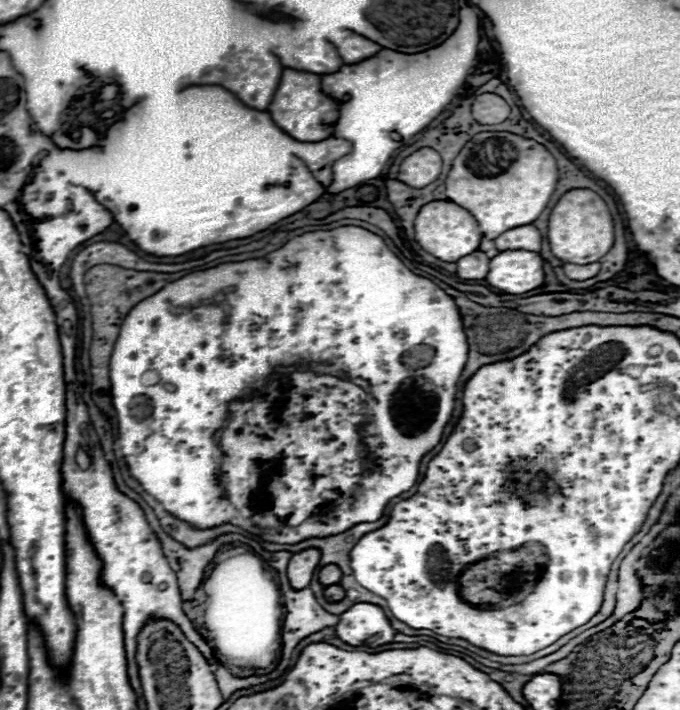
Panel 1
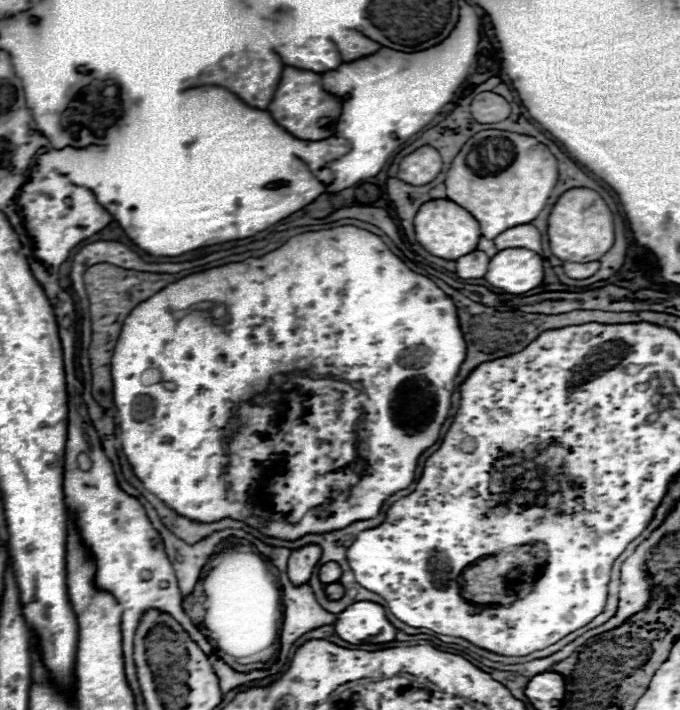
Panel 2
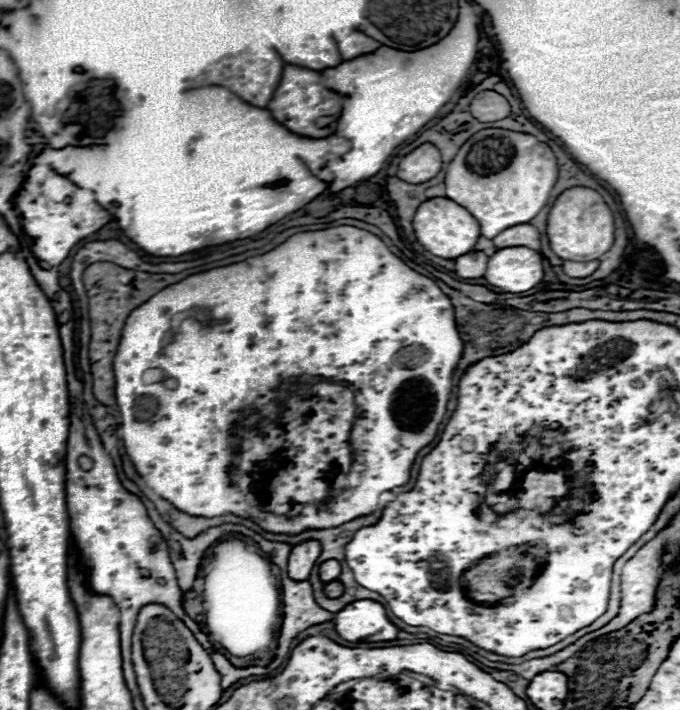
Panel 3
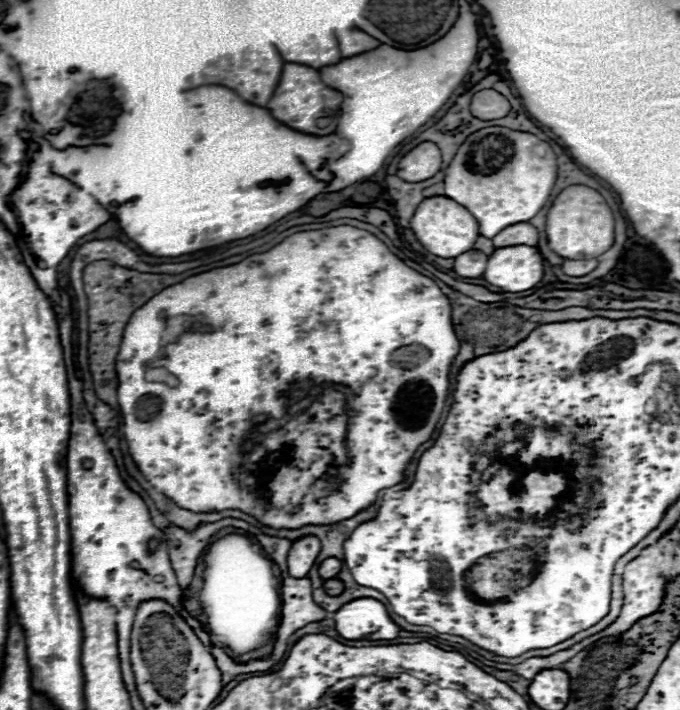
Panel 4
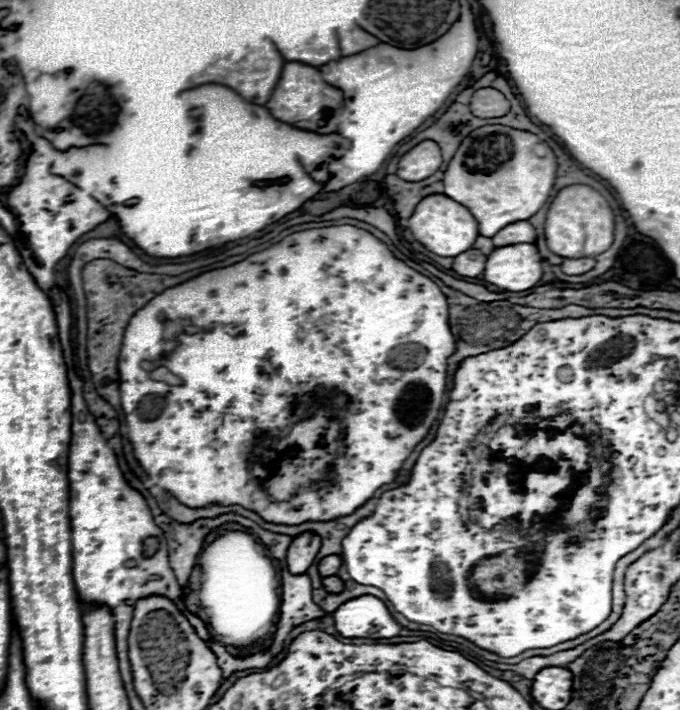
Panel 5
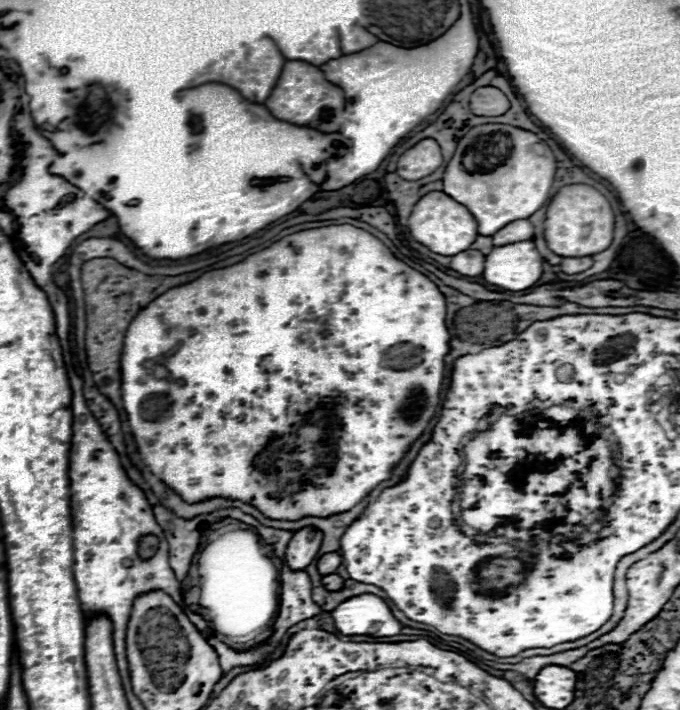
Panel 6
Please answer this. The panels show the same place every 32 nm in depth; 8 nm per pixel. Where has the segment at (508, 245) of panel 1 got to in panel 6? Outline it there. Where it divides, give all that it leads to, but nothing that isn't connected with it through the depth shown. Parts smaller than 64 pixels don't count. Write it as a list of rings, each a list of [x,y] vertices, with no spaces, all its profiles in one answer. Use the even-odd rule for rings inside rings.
[[[516,220],[512,224],[506,224],[506,228],[500,228],[496,236],[492,236],[494,246],[506,246],[522,240],[532,240],[534,238],[534,226],[528,220]]]

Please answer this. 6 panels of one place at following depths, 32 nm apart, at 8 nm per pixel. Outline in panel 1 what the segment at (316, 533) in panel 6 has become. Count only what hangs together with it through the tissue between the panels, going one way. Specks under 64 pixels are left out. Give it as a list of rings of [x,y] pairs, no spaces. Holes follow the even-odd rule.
[[[306,548],[302,552],[292,554],[292,558],[288,562],[288,580],[290,580],[292,588],[302,590],[310,584],[312,574],[318,566],[318,560],[320,560],[318,548]]]

